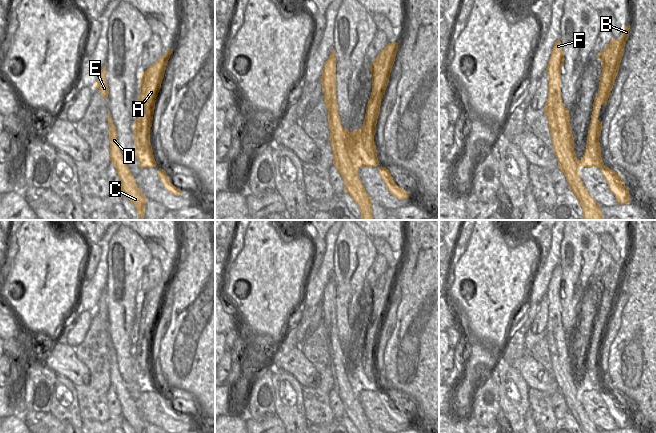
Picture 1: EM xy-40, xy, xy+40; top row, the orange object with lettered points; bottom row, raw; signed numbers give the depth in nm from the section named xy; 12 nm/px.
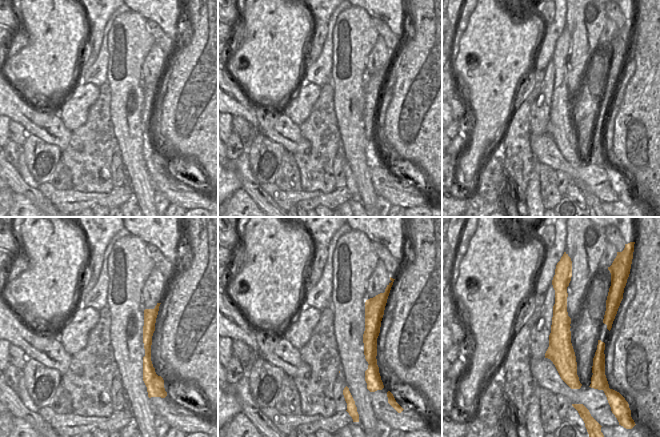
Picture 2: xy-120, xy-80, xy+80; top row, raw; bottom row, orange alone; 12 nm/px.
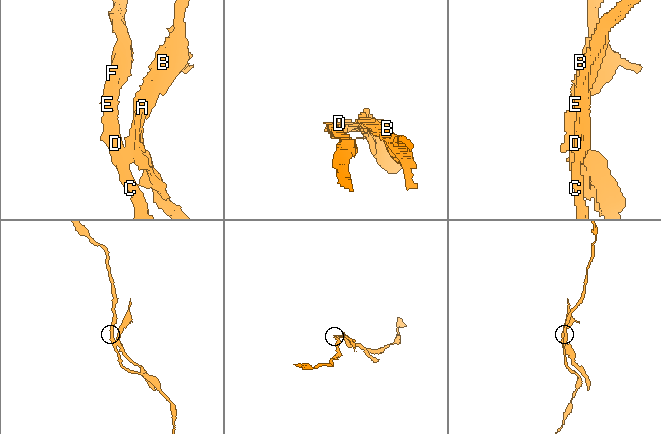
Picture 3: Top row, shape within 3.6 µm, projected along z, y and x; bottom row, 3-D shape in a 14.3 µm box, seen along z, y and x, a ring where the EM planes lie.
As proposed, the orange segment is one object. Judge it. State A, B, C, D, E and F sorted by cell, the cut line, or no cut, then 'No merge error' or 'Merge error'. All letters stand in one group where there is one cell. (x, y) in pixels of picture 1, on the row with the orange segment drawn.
Groups: A B / C D E F. Split along xy (348, 132), (350, 140), (349, 158), (357, 169). Merge error

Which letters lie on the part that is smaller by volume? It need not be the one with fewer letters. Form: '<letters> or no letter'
A, B

